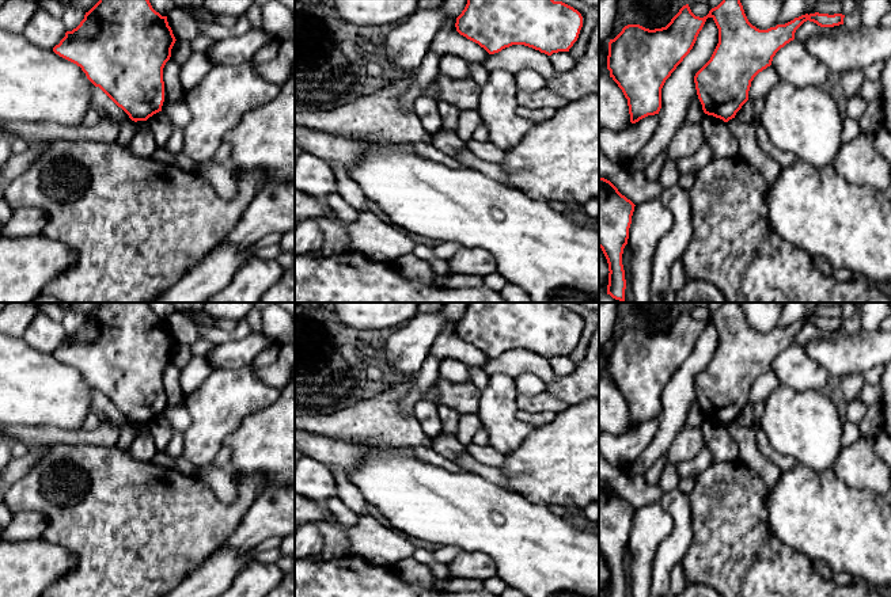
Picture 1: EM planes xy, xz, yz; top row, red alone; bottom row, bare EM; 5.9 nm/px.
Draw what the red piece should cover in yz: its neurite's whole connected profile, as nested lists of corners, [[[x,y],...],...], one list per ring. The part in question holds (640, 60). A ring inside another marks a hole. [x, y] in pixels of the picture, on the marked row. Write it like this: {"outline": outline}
{"outline": [[[723,0],[704,18],[695,16],[686,4],[666,27],[649,30],[640,24],[625,26],[608,42],[607,69],[628,99],[632,123],[659,114],[666,80],[690,53],[708,18],[712,18],[719,28],[719,43],[710,60],[695,73],[694,83],[704,113],[728,122],[748,100],[754,77],[771,65],[776,53],[795,39],[796,30],[804,22],[810,20],[820,27],[834,27],[843,24],[845,15],[805,14],[785,24],[759,30],[748,22],[740,0]]]}

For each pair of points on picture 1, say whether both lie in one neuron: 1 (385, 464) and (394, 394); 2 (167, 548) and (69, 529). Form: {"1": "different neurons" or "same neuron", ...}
{"1": "different neurons", "2": "same neuron"}

